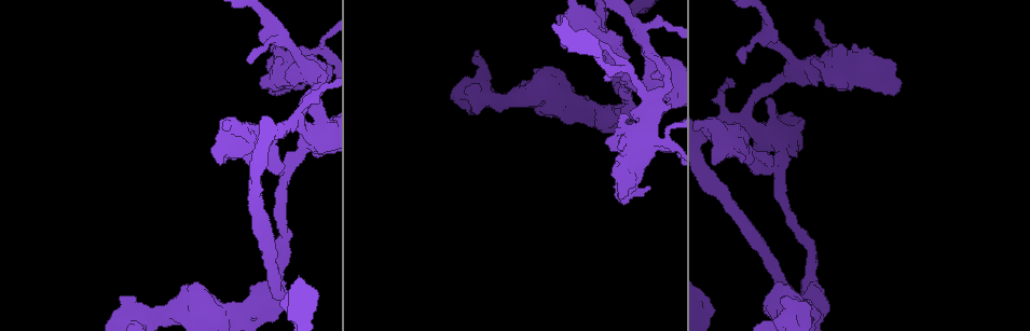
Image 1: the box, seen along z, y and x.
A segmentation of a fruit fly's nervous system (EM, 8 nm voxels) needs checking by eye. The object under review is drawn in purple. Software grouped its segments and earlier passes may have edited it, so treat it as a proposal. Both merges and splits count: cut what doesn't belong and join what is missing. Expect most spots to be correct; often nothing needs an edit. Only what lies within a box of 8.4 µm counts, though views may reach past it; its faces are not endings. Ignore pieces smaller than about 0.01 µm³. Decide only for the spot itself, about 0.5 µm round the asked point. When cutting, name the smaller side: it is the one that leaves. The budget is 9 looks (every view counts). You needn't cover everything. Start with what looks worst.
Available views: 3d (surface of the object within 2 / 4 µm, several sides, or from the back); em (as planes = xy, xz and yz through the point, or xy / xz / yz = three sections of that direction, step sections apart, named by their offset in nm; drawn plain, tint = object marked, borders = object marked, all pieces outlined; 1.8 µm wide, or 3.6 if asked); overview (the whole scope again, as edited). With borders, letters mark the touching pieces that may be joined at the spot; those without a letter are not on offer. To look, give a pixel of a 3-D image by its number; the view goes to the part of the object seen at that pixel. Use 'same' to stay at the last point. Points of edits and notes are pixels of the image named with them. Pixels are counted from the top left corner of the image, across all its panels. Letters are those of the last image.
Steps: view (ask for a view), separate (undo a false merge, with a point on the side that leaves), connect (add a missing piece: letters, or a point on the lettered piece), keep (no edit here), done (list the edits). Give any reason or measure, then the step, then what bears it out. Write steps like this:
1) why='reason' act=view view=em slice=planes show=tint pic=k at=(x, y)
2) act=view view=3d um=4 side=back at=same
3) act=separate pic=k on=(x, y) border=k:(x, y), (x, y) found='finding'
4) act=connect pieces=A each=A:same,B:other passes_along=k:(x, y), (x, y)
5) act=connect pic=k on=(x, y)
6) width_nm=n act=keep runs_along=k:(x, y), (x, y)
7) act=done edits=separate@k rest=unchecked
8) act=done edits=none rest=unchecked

why='sharp bend' act=view view=3d um=2 pic=1 at=(664, 67)

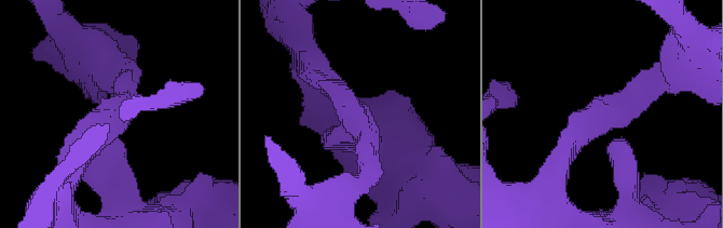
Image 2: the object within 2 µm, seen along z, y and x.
arm_widths_nm=220,460 act=view view=em slice=xz step=16 show=tint pic=2 at=(355, 119)

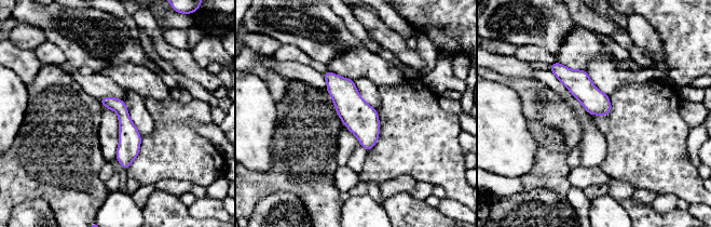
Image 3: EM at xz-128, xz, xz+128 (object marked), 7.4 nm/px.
act=view view=em slice=xz step=16 show=borders at=same

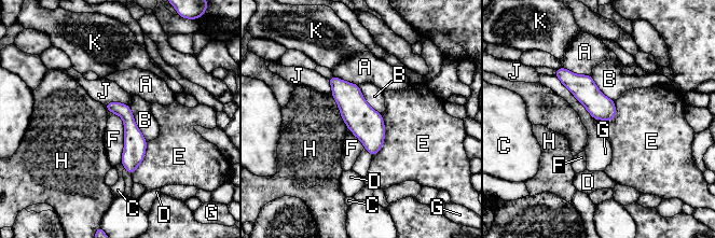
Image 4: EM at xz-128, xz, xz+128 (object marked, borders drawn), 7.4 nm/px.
act=keep each=A:other,B:other,C:other,D:other,E:other,F:other,G:other,H:other,J:other,K:other found='continuous, no second cell'

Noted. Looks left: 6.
why='branch stops here' act=view view=em slice=planes show=borders pic=1 at=(283, 298)

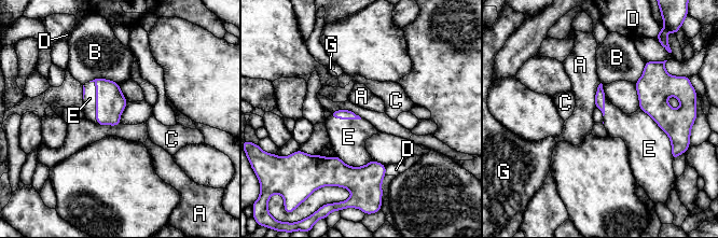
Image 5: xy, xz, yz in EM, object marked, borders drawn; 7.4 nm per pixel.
longest_contact=E:320nm act=connect pieces=E each=A:other,B:other,C:other,D:other,E:same,G:other found='the cell continues'

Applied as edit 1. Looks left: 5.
why='abrupt turn' act=view view=3d um=4 pic=1 at=(649, 141)

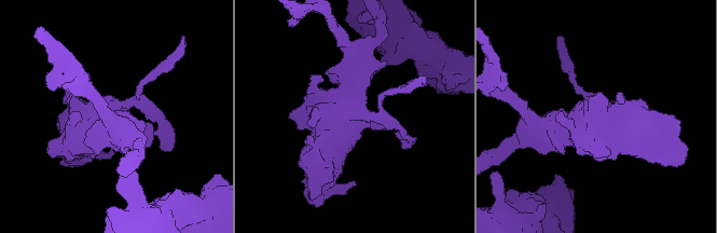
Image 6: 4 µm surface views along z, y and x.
act=view view=em um=3.6 slice=xy step=4 show=borders pic=6 at=(355, 111)

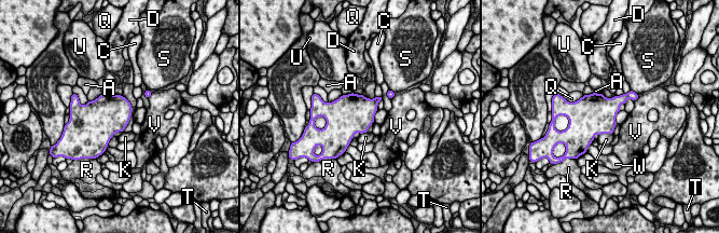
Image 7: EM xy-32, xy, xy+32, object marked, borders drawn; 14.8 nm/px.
act=view view=em um=3.6 slice=xz step=4 show=borders at=same

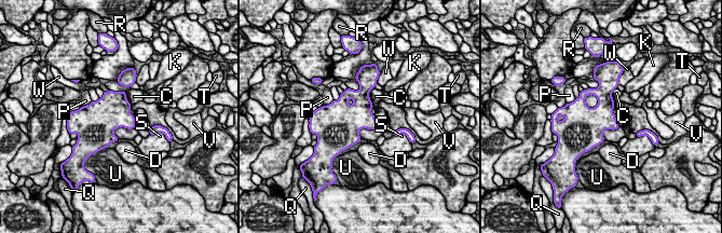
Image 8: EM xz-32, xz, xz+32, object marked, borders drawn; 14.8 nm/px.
act=keep each=C:other,D:other,K:other,P:other,Q:other,R:other,S:other,T:other,U:other,V:other,W:other found='one cell here'

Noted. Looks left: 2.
why='four or more arms meet' act=view view=em slice=yz step=8 show=tint pic=1 at=(732, 143)

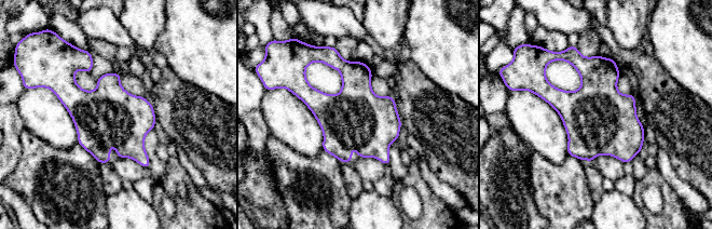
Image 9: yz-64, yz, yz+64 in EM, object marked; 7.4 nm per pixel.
why='cut it another way' act=view view=em slice=planes show=borders at=same

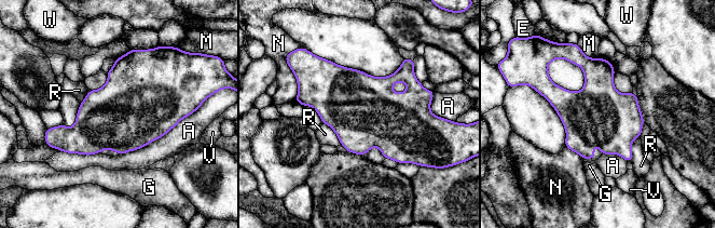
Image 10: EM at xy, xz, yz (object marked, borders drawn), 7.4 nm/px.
width_nm=480 act=keep each=A:other,E:other,G:other,M:other,N:other,R:other,V:other,W:other border=10:(640, 135), (632, 142), (631, 161) found='continuous, no second cell'

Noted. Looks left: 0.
act=done edits=connect@5 rest=unchecked

